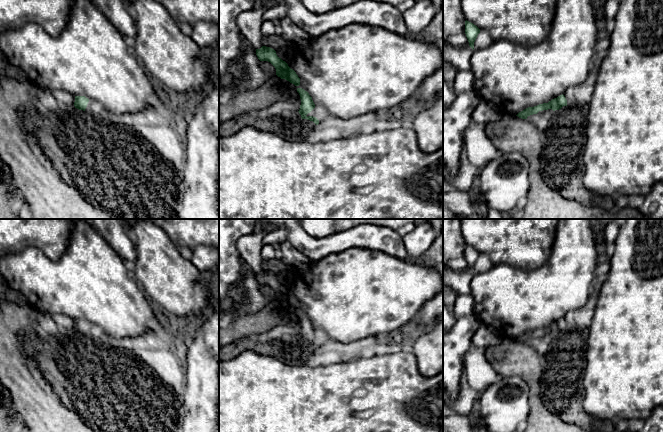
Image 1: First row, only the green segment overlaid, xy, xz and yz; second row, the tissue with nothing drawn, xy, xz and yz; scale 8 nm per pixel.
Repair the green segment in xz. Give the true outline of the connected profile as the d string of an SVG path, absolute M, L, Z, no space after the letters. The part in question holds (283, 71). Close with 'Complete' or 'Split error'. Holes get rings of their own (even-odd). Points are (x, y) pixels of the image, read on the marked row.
M262 46L256 49L256 55L260 61L270 62L276 69L276 75L281 79L285 79L295 86L300 85L300 78L296 72L291 69L288 64L279 58L276 51L270 47Z. Complete

